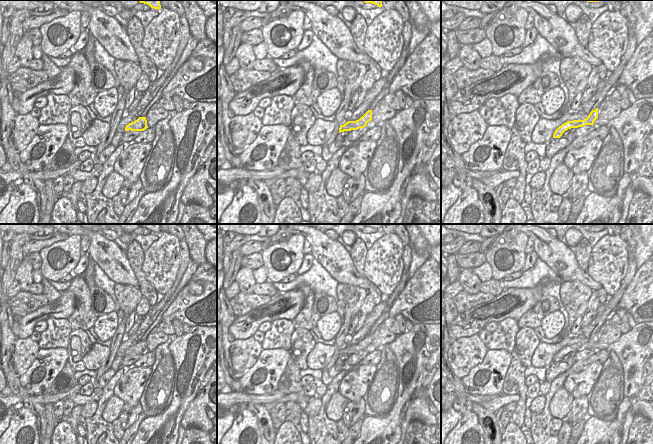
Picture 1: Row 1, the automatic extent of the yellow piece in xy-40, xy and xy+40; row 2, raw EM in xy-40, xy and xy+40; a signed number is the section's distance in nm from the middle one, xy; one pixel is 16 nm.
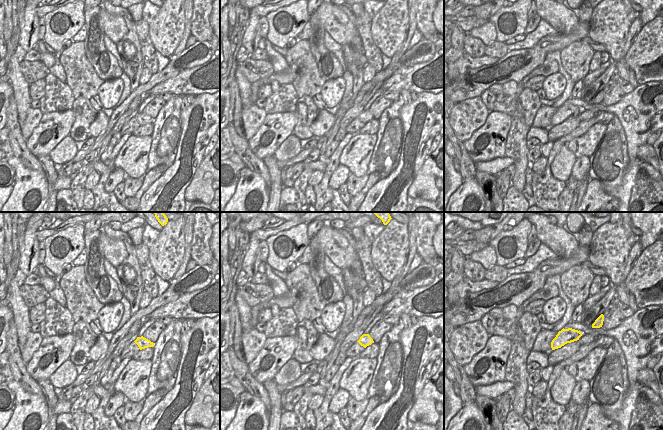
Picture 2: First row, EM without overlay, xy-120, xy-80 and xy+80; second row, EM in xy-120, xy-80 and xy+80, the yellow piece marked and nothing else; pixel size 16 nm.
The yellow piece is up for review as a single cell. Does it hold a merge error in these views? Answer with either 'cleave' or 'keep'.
keep

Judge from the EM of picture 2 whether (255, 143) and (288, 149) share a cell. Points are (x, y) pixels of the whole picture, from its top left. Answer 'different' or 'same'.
different

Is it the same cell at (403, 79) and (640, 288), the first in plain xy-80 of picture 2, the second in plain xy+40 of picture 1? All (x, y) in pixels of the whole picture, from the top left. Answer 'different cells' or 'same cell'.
same cell

